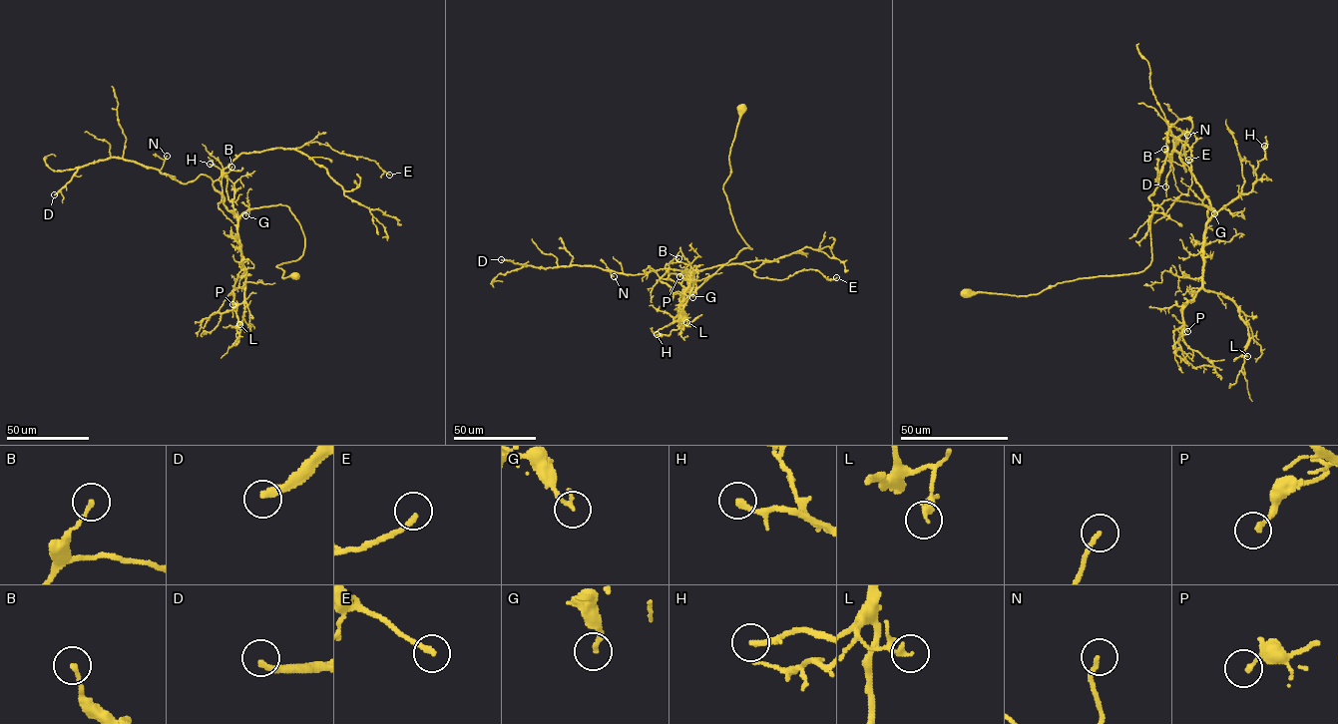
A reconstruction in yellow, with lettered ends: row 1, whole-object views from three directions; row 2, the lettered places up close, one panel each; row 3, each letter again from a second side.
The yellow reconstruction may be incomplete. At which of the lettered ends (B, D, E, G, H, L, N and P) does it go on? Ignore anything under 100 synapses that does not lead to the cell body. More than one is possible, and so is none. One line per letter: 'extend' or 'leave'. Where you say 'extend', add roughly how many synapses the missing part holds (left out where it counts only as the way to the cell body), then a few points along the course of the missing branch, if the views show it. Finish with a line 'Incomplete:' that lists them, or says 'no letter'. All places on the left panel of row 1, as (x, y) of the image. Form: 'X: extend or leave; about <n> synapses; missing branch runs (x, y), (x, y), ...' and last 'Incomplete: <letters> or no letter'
B: leave
D: extend; about 130 synapses; missing branch runs (54, 194), (43, 203), (38, 222), (24, 235), (10, 236)
E: leave
G: leave
H: leave
L: leave
N: leave
P: leave
Incomplete: D

